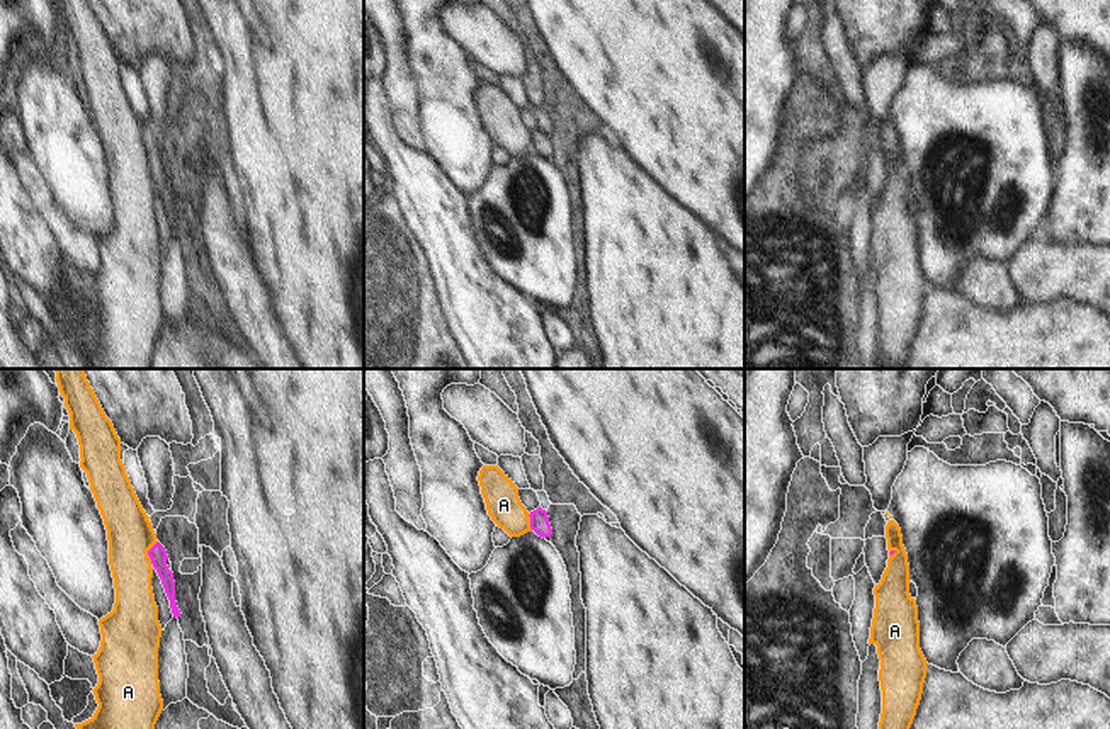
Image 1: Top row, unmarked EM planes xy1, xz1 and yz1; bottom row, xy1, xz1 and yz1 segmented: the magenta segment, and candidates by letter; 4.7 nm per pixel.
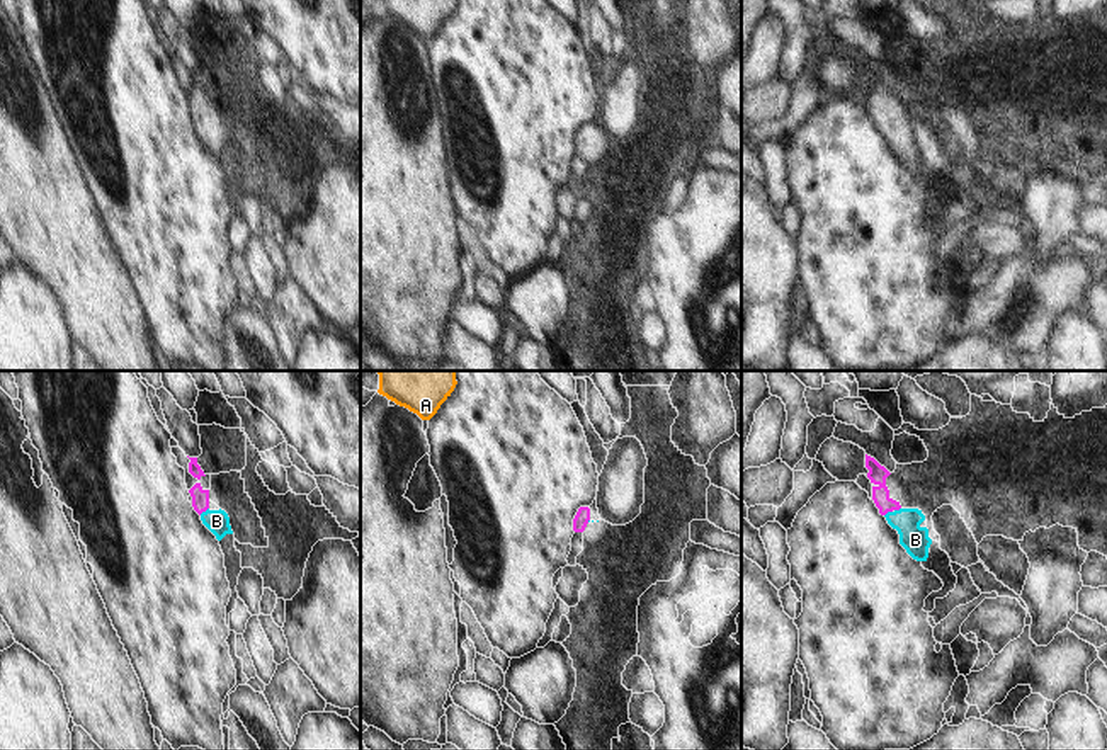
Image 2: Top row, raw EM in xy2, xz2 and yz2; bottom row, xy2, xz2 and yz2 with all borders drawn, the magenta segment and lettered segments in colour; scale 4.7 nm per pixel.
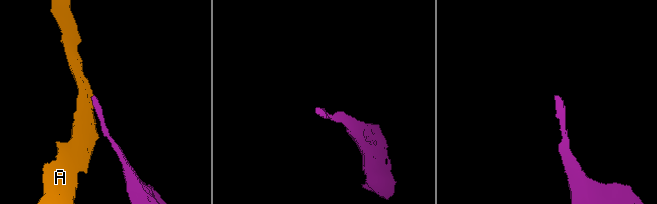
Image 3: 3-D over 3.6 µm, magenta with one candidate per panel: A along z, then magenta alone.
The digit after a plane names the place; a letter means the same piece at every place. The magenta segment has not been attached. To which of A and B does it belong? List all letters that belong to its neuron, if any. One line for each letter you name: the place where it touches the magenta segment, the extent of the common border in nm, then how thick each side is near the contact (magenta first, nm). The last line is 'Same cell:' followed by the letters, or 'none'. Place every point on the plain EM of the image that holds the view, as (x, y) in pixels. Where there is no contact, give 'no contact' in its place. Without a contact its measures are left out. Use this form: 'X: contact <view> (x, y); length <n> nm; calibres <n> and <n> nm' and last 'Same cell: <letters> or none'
B: contact xy2 (203, 130); length 60 nm; calibres 80 and 110 nm
Same cell: B

